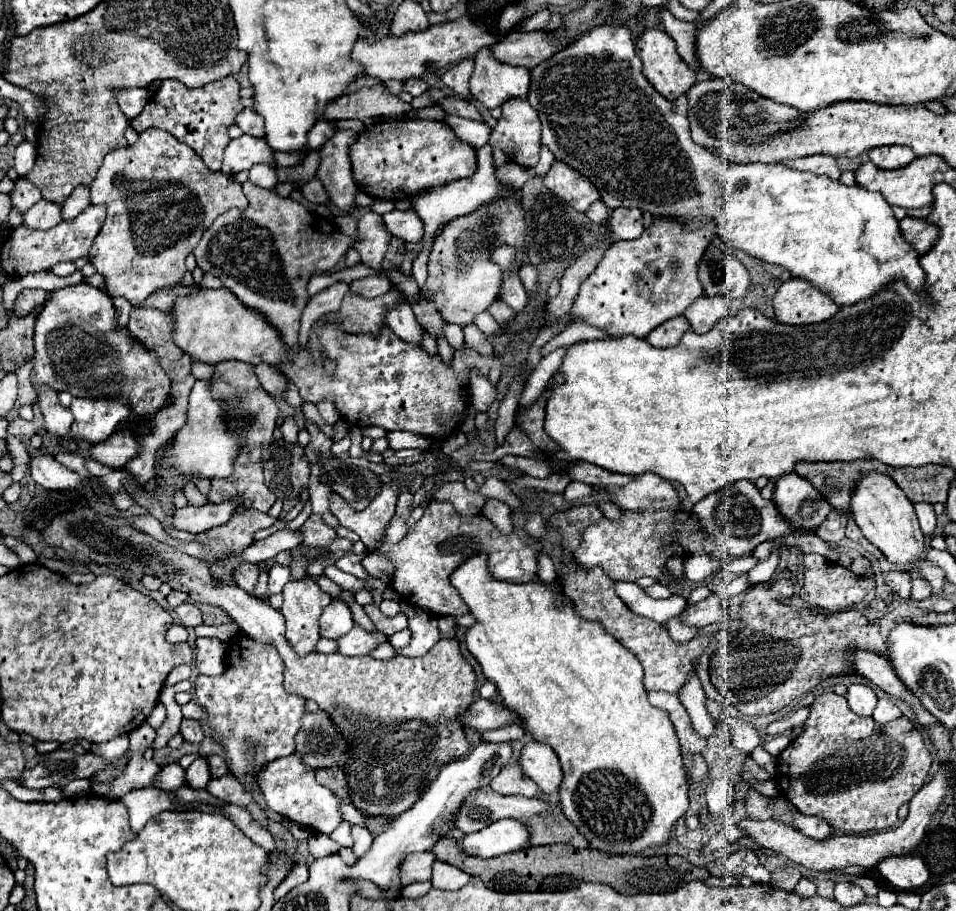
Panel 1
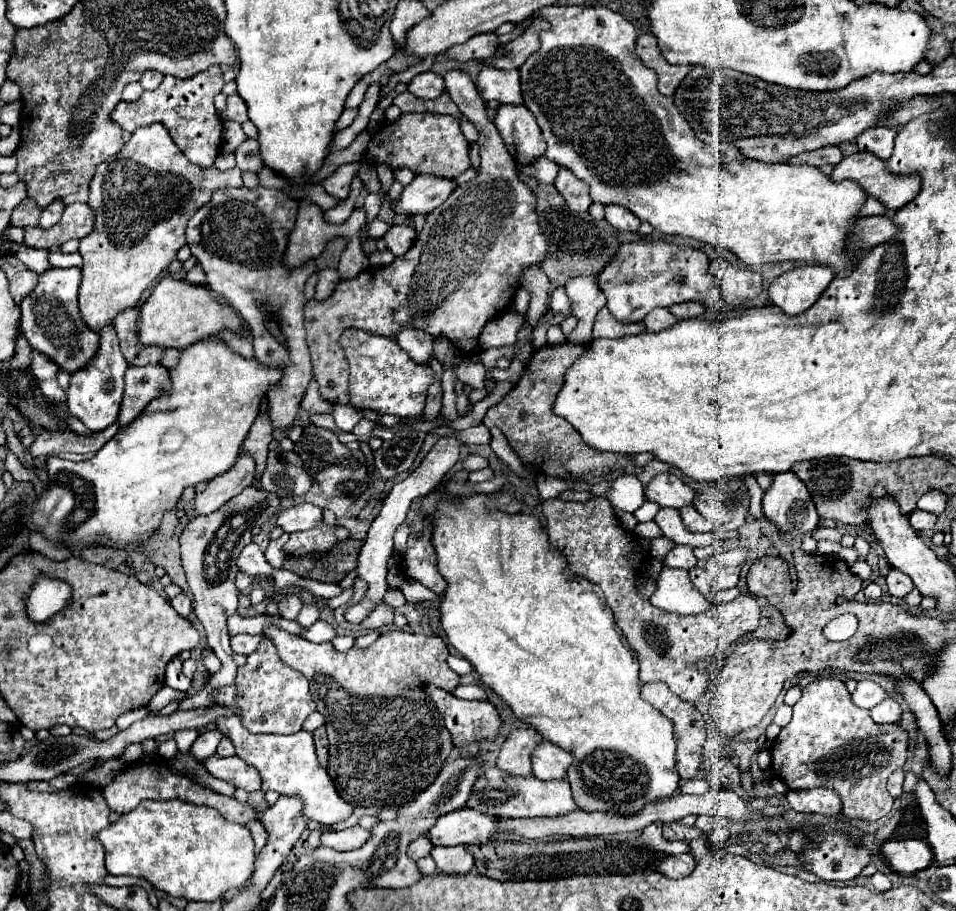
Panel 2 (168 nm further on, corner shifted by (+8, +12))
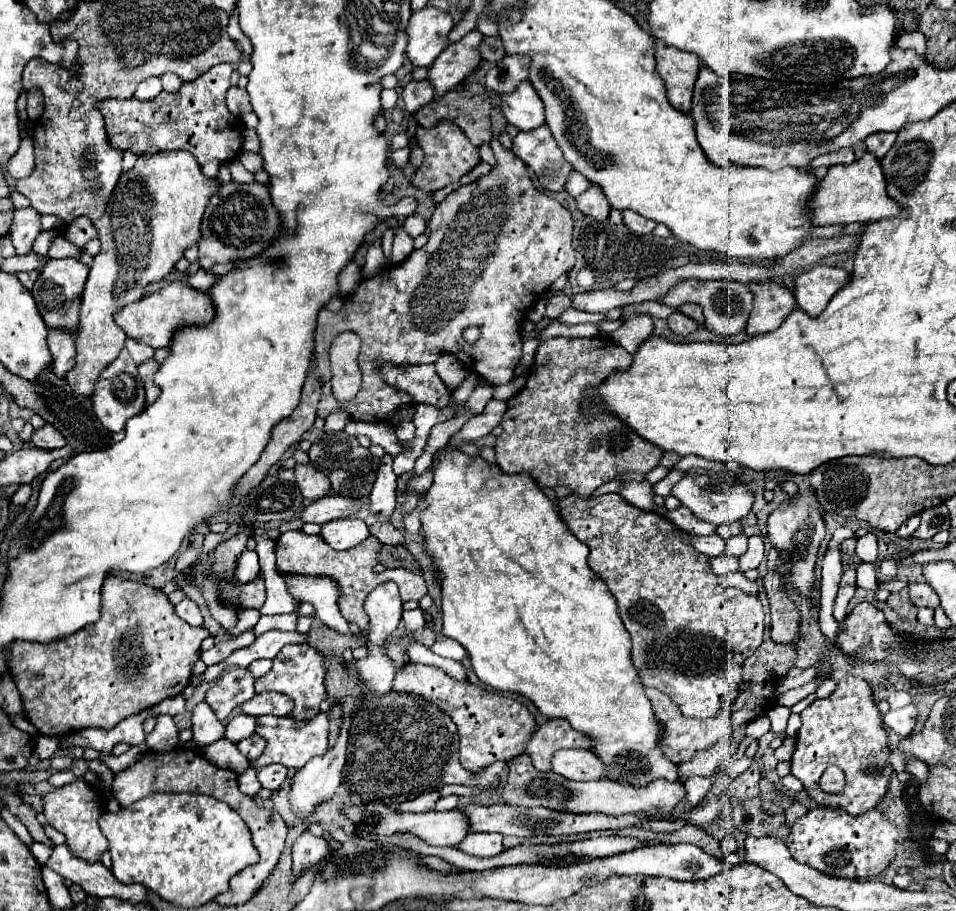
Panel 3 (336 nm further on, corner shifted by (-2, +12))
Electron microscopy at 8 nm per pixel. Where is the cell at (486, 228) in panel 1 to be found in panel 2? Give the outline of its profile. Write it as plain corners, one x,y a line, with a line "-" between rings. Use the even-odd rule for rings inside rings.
453,68
445,76
445,88
457,108
475,124
479,130
479,148
481,148
481,166
475,180
461,184
433,214
427,216
423,232
417,236
417,242
403,254
397,256
389,266
379,270
365,270
353,280
341,280
335,292
323,300
309,300
305,304
305,330
307,330
307,344
311,350
313,374
319,382
319,392
325,400
333,404
349,404
347,398
347,378
349,378
349,364
345,354
339,346
339,336
345,328
359,328
373,334
383,334
395,338
399,326
403,322
421,328
433,336
447,336
457,348
461,350
475,350
477,338
485,322
497,314
501,314
509,302
513,300
519,288
519,274
525,266
539,264
545,258
547,242
541,234
535,214
535,198
533,192
519,180
517,162
507,152
499,130
487,120
483,110
483,100
465,70

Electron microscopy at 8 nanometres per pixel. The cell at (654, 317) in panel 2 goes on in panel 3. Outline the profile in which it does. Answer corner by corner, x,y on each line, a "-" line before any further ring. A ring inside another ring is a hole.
681,312
671,314
671,316
667,318
667,322
669,322
669,330
671,330
673,334
677,334
677,336
689,336
689,334
693,334
693,332
699,328
699,324
695,324
695,320
687,318
687,316
681,314

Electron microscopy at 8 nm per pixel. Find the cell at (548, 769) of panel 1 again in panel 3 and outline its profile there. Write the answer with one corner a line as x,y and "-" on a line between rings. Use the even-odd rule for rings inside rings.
559,750
553,756
553,772
571,780
605,778
605,764
593,750

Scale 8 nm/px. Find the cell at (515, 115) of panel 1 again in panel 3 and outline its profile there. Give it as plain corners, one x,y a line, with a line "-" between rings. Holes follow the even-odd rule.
547,126
529,132
519,132
517,138
513,140
513,154
535,172
545,190
551,192
565,190
567,178
573,170
571,164
565,162

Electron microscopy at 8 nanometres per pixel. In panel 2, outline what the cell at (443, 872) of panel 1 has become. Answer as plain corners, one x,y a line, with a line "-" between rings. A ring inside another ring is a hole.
435,846
431,858
443,874
467,874
473,868
473,856
463,846

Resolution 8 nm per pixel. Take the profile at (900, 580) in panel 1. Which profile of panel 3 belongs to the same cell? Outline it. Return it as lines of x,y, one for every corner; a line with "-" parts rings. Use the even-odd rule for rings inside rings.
909,584
909,596
915,606
927,606
931,610
939,608
939,596
927,584

